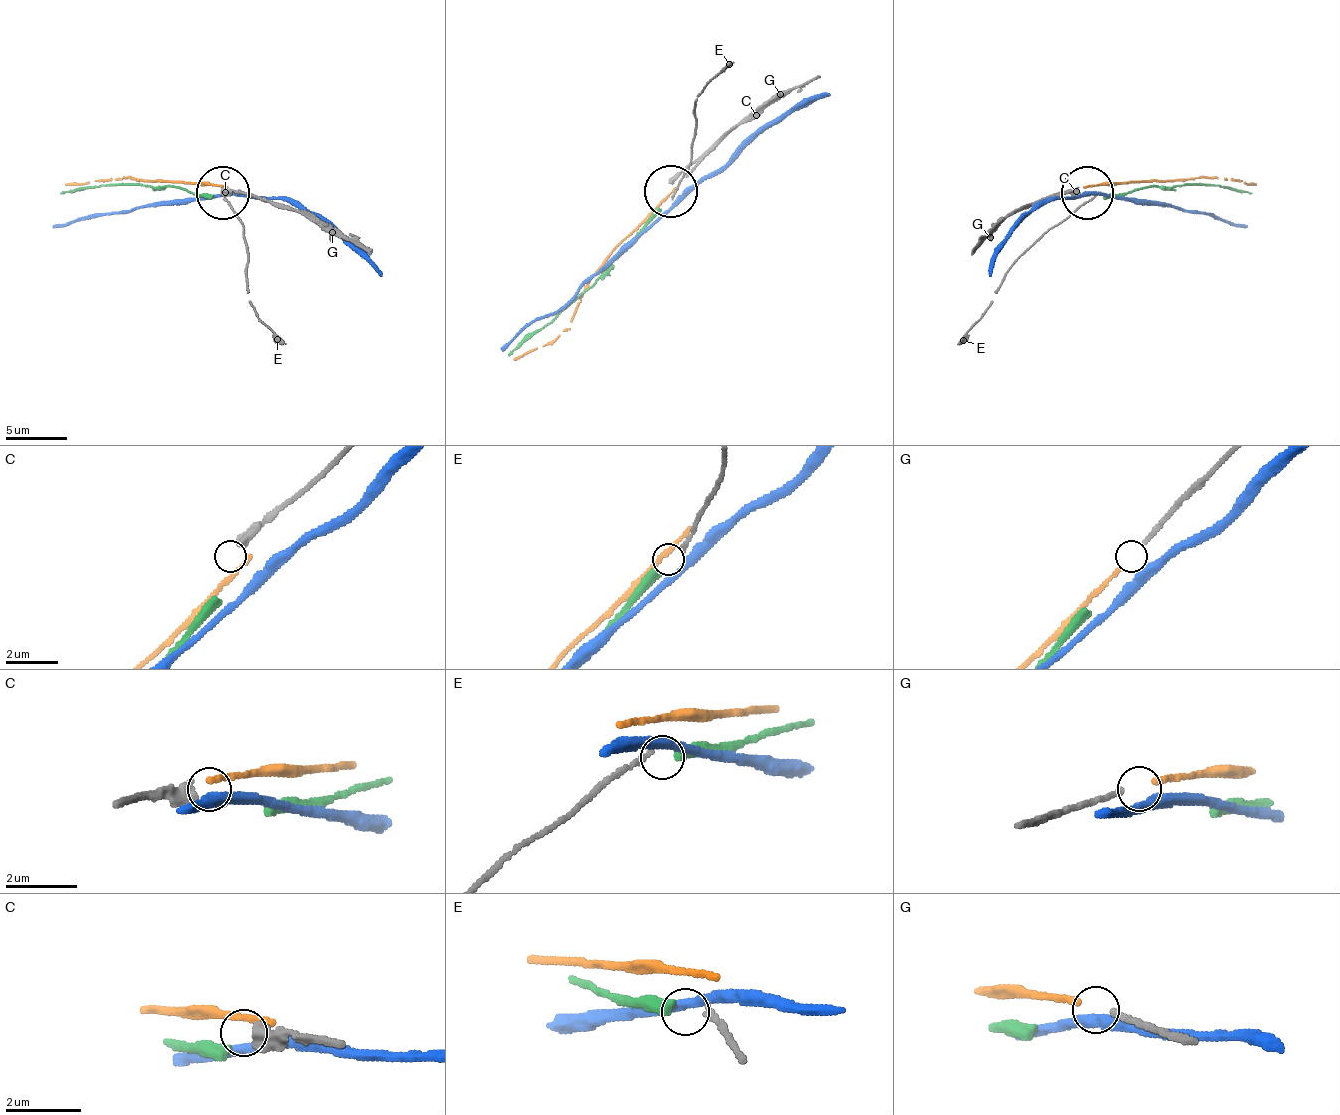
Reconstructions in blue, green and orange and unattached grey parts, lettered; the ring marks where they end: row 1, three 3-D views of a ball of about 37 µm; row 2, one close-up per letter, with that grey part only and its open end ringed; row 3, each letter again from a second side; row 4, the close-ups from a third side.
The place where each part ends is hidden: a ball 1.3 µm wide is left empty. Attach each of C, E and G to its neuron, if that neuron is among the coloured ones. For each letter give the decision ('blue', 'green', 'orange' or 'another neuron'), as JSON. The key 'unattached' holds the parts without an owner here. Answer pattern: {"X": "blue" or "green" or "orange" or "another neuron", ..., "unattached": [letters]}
{"C": "another neuron", "E": "green", "G": "orange", "unattached": ["C"]}

